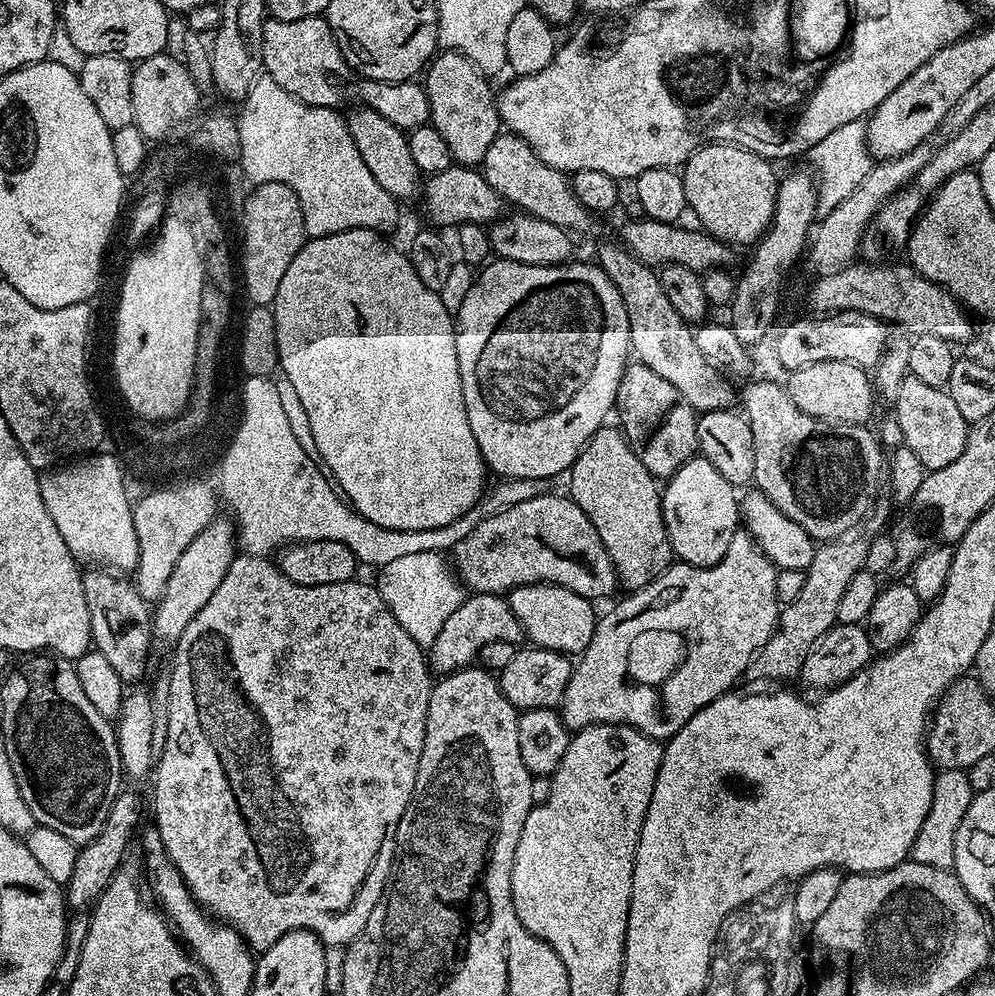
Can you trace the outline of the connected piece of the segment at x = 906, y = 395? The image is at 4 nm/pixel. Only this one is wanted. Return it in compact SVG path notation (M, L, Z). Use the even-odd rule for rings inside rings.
M908 375L898 389L898 398L894 405L894 419L898 422L898 427L902 430L904 446L908 447L918 456L922 466L928 471L942 470L942 466L950 466L950 462L958 462L962 450L966 450L970 425L966 418L962 418L962 413L958 411L958 406L954 398L943 388L935 388L926 382L921 382L919 378Z

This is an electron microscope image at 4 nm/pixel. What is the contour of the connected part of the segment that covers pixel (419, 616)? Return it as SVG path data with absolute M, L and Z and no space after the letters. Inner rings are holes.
M438 552L409 554L394 562L386 562L386 566L378 570L377 576L380 577L375 577L374 583L382 594L382 602L386 602L386 606L390 606L390 614L398 618L398 626L402 626L402 630L406 630L406 634L410 634L410 638L414 638L414 642L418 642L425 650L431 649L434 638L438 638L442 626L446 626L446 618L450 618L450 614L454 614L454 610L458 610L466 598L466 589L453 565Z

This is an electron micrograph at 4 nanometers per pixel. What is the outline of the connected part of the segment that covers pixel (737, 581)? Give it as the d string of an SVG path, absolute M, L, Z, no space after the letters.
M737 530L734 538L730 538L730 547L727 548L722 562L718 562L709 568L699 568L693 564L683 562L673 563L654 582L650 582L645 588L637 588L625 600L620 600L608 613L601 615L596 622L594 638L590 638L590 646L585 652L579 653L572 669L572 677L566 686L564 703L562 705L562 719L569 730L588 728L592 724L629 724L642 734L661 742L672 739L674 733L682 730L698 710L702 710L710 702L714 702L719 696L724 695L733 687L732 684L748 668L748 663L757 659L760 649L766 646L766 642L776 630L776 624L780 620L782 611L782 599L776 589L776 565L766 558L766 554L756 545L756 539L746 530Z

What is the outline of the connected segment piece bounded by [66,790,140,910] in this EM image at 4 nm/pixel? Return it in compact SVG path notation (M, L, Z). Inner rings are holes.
M122 790L114 798L114 806L102 826L102 830L94 839L77 851L74 862L74 874L70 874L70 882L66 885L66 904L69 909L88 908L95 905L114 874L125 863L124 854L128 850L128 842L140 822L140 796L136 792Z

